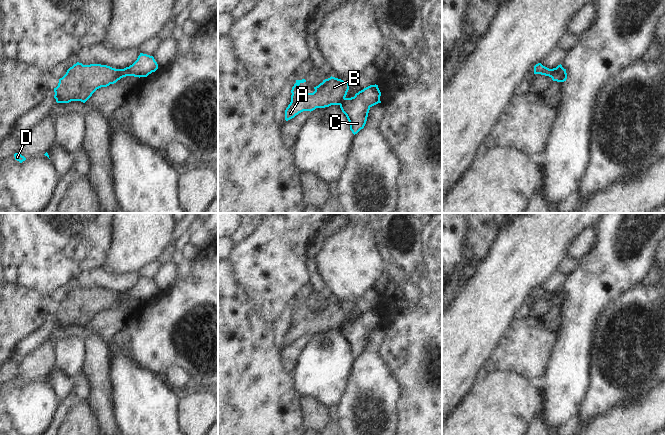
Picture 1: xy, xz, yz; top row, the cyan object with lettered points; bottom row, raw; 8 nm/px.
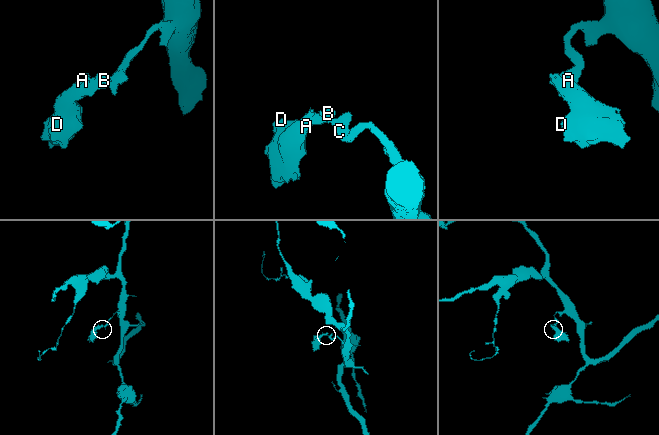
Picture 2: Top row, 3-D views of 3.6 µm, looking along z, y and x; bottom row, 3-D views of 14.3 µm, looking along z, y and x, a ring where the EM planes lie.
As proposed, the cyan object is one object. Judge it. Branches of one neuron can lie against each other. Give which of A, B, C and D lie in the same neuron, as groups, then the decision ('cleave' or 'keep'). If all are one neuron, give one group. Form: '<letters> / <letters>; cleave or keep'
A B D / C; cleave

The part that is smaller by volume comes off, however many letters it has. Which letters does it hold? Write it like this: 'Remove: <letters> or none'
Remove: A, B, D

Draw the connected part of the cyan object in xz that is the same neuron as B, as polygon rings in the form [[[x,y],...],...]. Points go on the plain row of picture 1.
[[[330,301],[314,311],[313,317],[304,316],[299,309],[305,303],[296,304],[291,314],[291,326],[285,334],[285,344],[288,345],[303,335],[313,335],[316,332],[325,332],[339,329],[345,323],[349,314],[349,307],[341,303]]]

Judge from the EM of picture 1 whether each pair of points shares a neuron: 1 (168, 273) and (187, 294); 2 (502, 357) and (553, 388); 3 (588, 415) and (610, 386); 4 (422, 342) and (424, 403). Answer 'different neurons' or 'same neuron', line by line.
1: different neurons
2: different neurons
3: same neuron
4: same neuron

